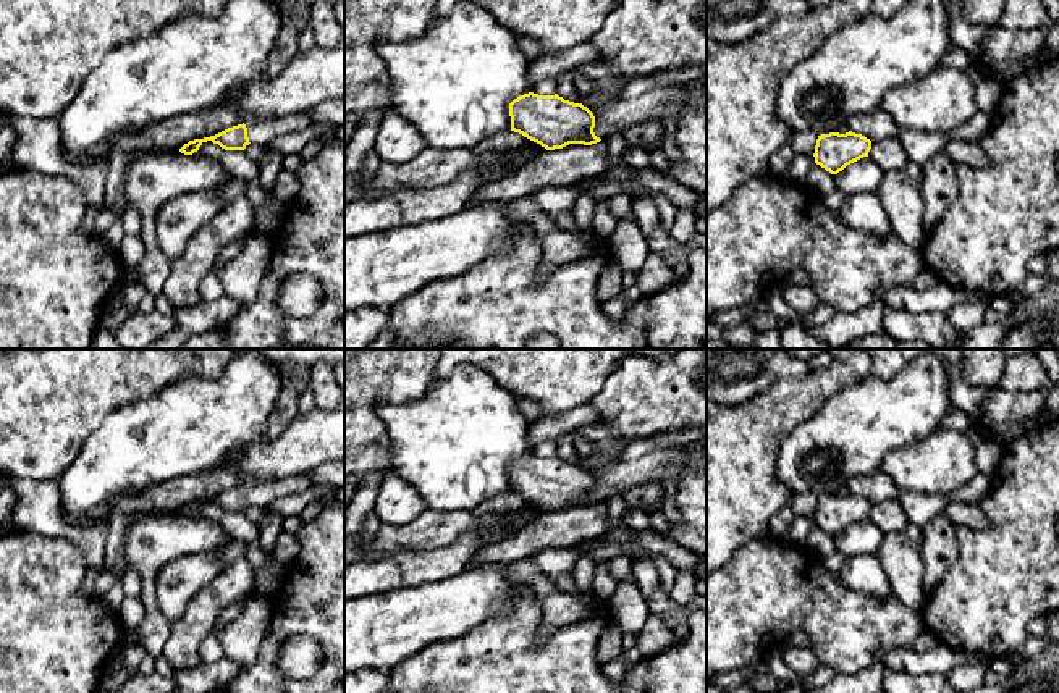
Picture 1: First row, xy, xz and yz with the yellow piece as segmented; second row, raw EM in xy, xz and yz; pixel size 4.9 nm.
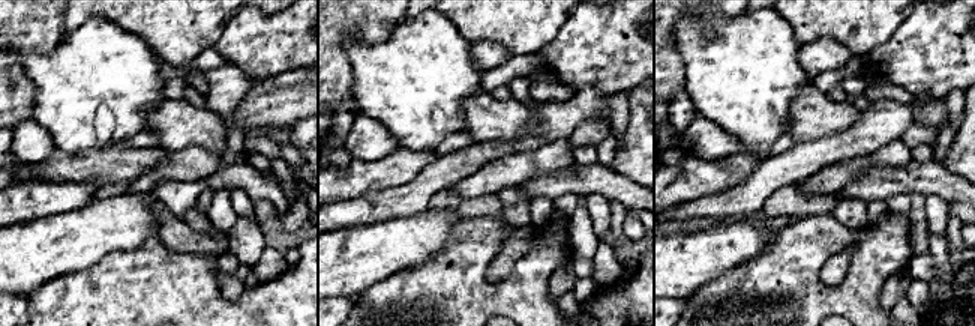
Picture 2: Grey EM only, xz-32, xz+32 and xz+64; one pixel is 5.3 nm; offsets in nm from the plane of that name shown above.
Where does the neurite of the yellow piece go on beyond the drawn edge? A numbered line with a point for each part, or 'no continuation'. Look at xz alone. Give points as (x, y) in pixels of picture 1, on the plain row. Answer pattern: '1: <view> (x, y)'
no continuation

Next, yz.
no continuation

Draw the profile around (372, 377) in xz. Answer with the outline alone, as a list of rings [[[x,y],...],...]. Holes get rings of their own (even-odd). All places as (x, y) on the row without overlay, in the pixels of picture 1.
[[[344,349],[344,481],[351,480],[356,485],[356,489],[372,475],[378,475],[385,480],[388,475],[394,473],[391,441],[385,422],[377,414],[377,407],[380,404],[409,404],[424,396],[428,384],[435,380],[435,367],[440,359],[440,351],[441,349]]]

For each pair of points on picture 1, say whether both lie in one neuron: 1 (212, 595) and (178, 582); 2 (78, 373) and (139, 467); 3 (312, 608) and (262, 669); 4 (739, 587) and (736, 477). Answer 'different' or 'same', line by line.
1: different
2: different
3: same
4: different

